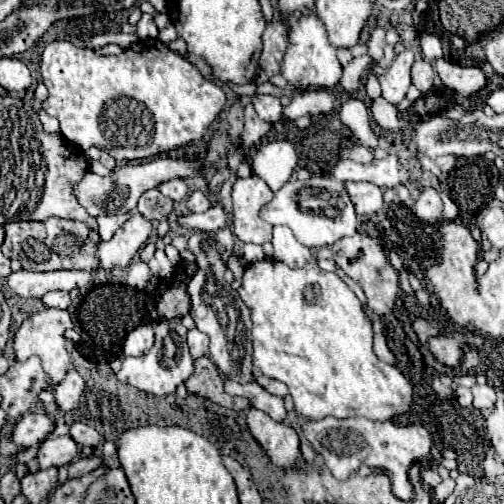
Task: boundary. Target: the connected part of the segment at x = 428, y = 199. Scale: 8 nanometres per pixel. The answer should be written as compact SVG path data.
M429 187L425 189L419 199L413 205L413 213L427 225L433 225L435 229L439 227L439 223L443 221L443 201L439 197L439 193Z

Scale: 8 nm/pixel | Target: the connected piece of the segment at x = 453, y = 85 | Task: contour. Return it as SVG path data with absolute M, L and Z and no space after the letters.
M445 59L435 61L435 69L447 89L459 97L471 97L487 85L487 75L481 67L461 67Z

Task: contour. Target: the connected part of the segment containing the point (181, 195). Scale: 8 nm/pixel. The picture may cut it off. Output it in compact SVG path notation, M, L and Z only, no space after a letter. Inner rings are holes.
M171 179L171 181L165 181L157 187L165 197L173 199L173 201L183 201L187 197L187 185L183 179Z

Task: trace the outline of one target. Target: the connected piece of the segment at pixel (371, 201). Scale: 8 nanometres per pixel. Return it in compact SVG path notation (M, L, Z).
M347 181L345 189L355 205L357 215L371 215L383 207L383 191L373 183Z

